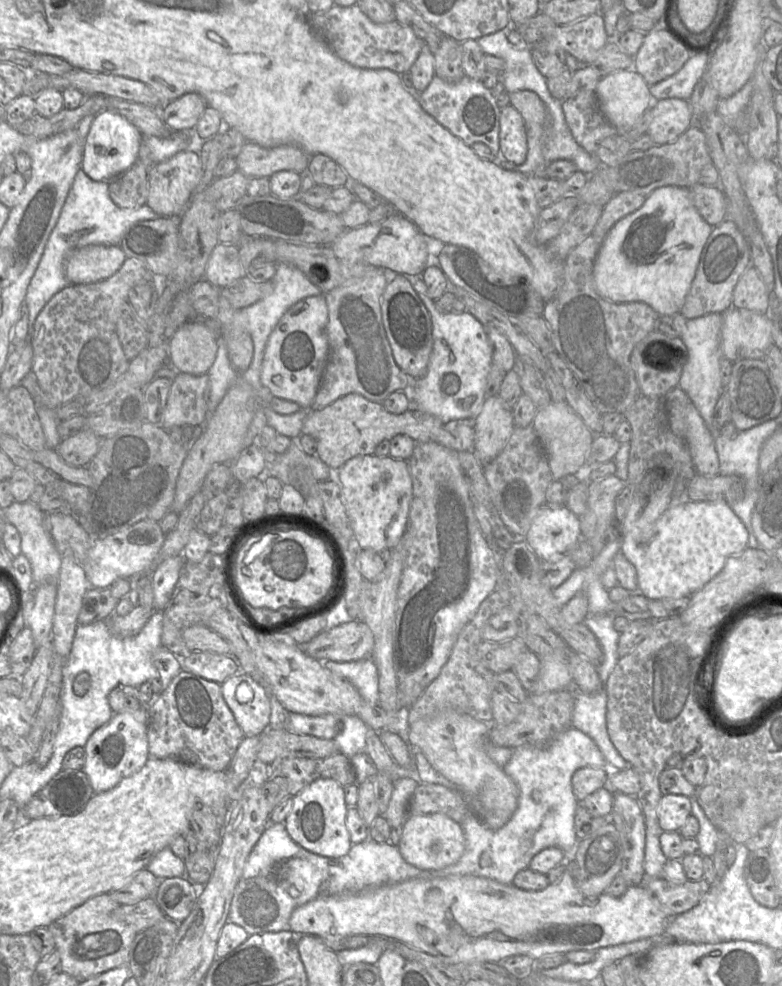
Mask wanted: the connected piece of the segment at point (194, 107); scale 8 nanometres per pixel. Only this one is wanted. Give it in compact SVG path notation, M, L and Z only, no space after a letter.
M187 93L169 103L165 103L160 109L160 117L164 124L172 131L191 131L195 128L207 102L198 93Z

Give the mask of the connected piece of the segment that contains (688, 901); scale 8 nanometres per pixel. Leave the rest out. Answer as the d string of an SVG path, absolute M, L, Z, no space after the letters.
M644 874L641 884L657 898L669 917L692 909L710 890L710 885L703 878L675 883L663 877L645 877Z

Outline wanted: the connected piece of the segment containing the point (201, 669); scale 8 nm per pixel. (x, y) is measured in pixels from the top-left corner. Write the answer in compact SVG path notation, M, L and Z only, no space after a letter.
M192 652L180 659L183 671L218 684L231 676L244 673L229 657L212 652Z

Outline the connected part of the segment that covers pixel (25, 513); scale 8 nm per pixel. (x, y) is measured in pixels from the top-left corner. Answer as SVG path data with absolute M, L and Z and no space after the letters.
M13 502L2 510L6 522L14 525L21 538L21 553L28 559L34 584L56 581L62 563L44 520L48 513L31 502Z

